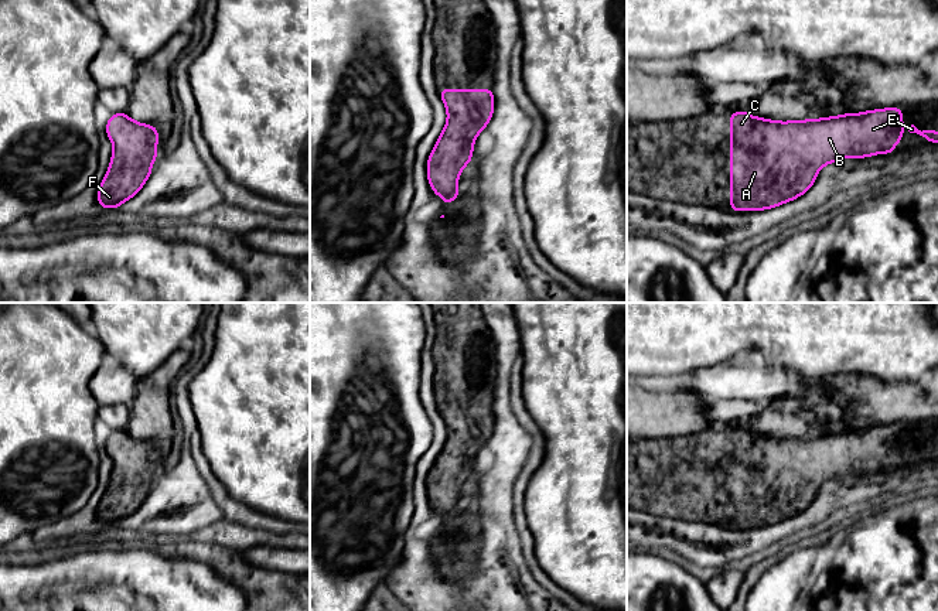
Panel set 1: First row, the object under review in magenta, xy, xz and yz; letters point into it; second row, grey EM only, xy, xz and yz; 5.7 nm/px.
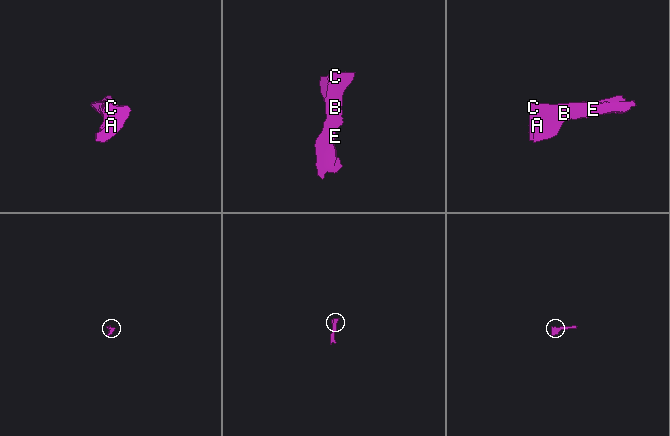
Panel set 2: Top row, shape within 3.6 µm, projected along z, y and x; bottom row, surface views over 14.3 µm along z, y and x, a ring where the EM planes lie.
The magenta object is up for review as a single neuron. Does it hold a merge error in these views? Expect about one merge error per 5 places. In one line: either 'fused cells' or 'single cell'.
single cell

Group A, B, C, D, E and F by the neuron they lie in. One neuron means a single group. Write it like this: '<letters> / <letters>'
A B C D E F

